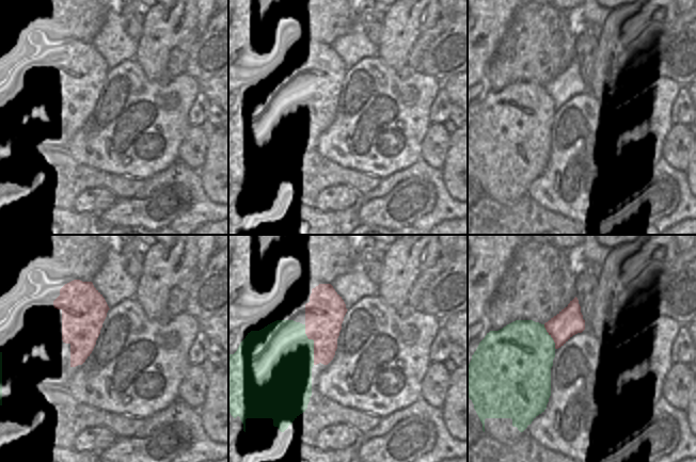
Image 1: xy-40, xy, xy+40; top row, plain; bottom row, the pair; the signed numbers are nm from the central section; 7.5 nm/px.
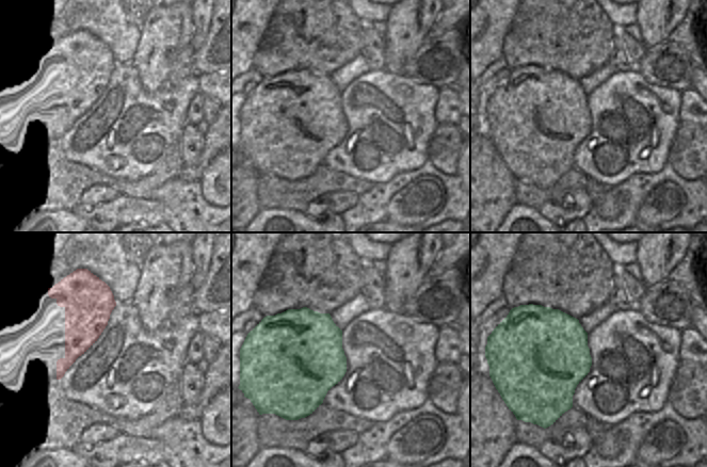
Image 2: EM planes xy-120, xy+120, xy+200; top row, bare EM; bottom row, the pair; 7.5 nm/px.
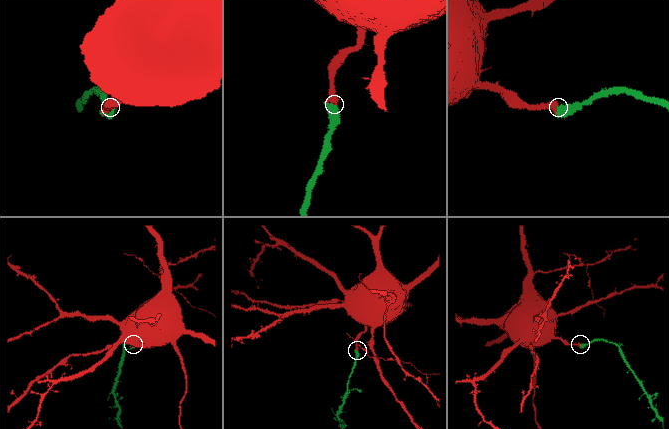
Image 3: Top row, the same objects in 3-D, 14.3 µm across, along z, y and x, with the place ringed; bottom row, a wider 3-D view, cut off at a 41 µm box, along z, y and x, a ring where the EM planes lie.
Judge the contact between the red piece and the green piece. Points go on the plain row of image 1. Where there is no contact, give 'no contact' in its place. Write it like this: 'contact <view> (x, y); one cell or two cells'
contact xy (314, 105); one cell

